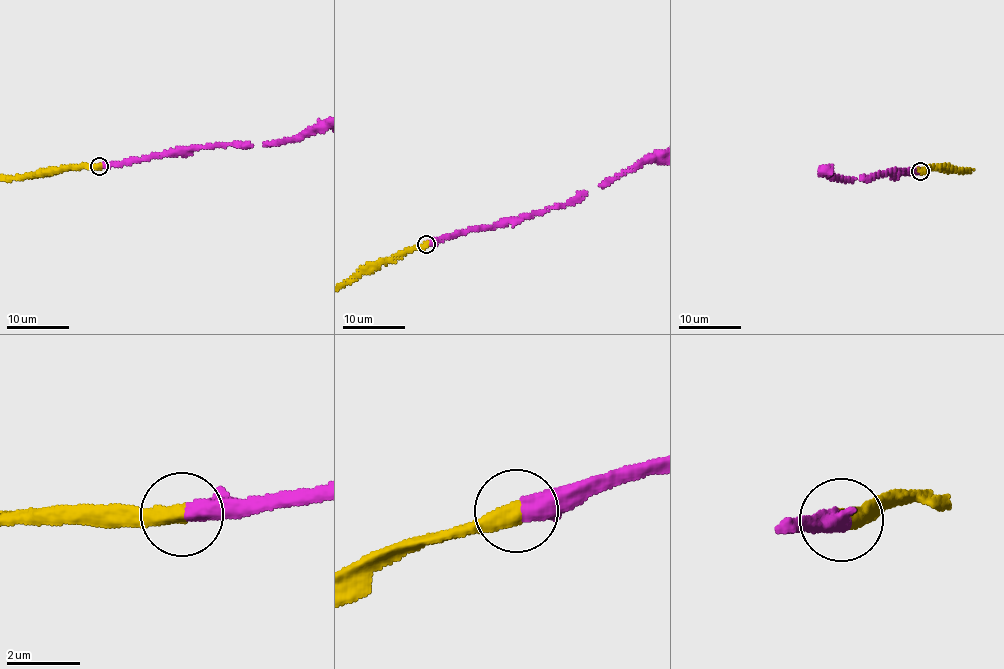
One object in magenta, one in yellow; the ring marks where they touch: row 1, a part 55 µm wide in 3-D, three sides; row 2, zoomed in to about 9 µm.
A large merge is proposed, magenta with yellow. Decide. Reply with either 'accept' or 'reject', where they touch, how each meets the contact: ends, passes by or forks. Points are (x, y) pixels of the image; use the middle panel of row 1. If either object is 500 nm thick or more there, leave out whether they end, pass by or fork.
accept; place (426, 244)

